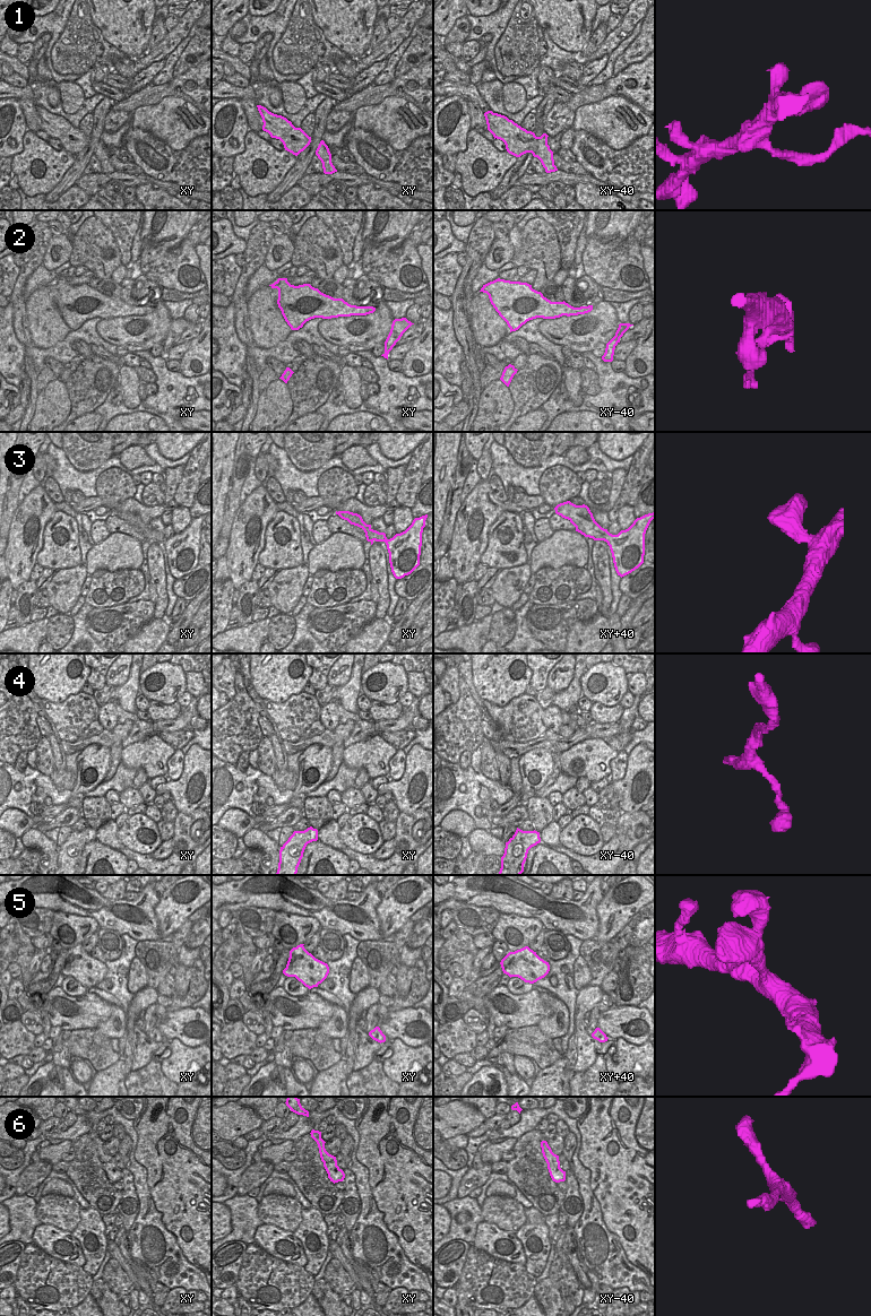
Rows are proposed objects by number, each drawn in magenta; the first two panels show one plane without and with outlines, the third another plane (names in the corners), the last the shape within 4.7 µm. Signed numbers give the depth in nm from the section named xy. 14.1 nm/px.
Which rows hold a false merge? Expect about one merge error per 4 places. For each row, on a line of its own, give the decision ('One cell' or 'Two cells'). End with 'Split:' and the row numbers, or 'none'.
1: Two cells
2: One cell
3: One cell
4: One cell
5: One cell
6: One cell
Split: 1.

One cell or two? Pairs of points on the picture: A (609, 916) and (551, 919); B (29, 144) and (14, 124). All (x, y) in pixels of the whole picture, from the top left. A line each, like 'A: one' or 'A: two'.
A: two
B: two

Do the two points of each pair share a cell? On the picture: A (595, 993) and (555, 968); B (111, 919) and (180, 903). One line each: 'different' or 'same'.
A: different
B: different

